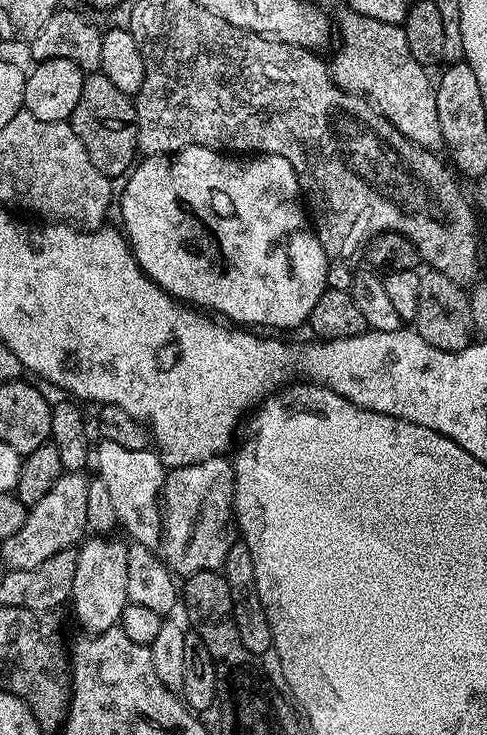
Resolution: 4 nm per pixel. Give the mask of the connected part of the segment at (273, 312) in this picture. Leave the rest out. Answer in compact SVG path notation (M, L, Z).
M190 146L170 156L150 156L141 159L131 169L130 175L124 182L124 193L121 196L119 193L118 196L118 208L120 204L120 216L124 219L122 231L131 247L132 255L140 264L141 270L177 300L187 302L197 309L207 310L236 326L255 326L260 330L276 330L272 328L296 328L300 323L303 325L309 319L311 311L314 310L315 303L322 298L325 289L329 287L330 261L328 255L322 250L309 217L306 215L300 183L294 174L294 166L290 166L286 158L263 154L256 154L251 158L237 158L232 154L217 152L214 148Z

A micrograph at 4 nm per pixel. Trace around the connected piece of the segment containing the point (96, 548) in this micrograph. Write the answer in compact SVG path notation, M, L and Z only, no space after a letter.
M96 534L91 538L85 539L76 552L70 608L76 611L77 622L88 631L85 633L99 634L117 627L122 610L129 604L126 594L128 544L125 541L108 540L112 538L104 534Z

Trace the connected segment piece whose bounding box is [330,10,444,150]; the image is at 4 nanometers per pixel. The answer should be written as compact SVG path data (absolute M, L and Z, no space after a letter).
M344 10L338 20L338 44L340 49L336 57L330 60L330 71L339 88L346 92L365 97L376 105L377 110L408 140L413 140L419 148L440 150L444 148L442 129L438 122L437 103L435 101L436 85L430 78L429 69L423 68L410 54L410 42L403 27L390 22L378 22L369 16L363 16L351 10Z

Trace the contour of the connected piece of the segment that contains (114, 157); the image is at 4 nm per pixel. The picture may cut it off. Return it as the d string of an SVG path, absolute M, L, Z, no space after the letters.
M102 71L85 75L82 94L78 97L78 106L74 106L70 123L74 134L78 134L82 146L86 146L86 154L90 154L90 162L98 166L103 176L123 177L133 167L138 156L136 105L133 97L118 90Z

